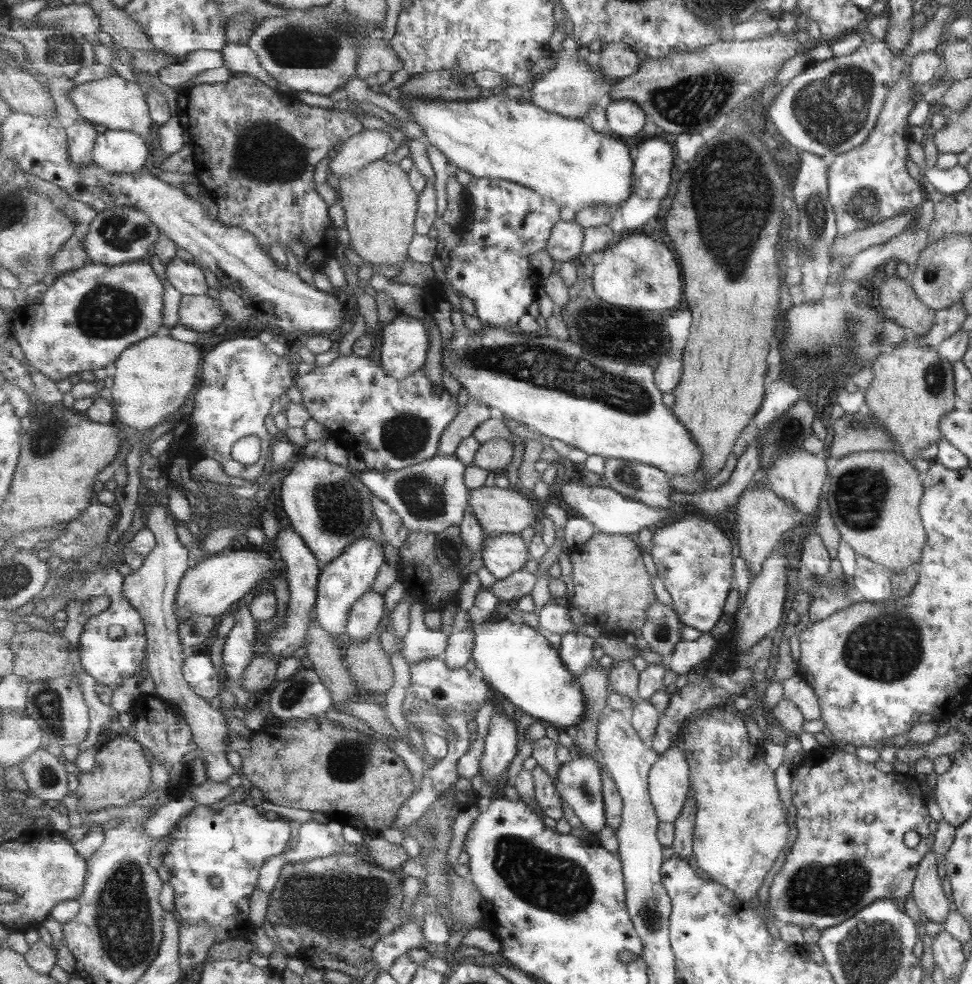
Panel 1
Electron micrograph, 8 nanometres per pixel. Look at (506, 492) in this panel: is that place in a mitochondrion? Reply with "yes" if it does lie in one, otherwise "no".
no

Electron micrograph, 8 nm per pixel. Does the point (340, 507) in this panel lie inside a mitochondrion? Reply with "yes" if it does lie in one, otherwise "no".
yes

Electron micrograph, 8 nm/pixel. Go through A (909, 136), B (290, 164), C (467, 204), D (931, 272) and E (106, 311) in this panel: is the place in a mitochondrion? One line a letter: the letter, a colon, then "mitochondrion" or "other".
A: other
B: mitochondrion
C: other
D: mitochondrion
E: mitochondrion

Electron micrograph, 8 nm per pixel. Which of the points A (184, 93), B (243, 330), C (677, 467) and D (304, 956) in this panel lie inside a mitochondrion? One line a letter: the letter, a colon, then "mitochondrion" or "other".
A: other
B: other
C: other
D: other

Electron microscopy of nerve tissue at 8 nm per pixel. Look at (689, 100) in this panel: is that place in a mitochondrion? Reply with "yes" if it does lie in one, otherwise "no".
yes

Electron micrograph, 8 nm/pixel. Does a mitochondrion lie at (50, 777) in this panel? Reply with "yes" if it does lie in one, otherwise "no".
yes

